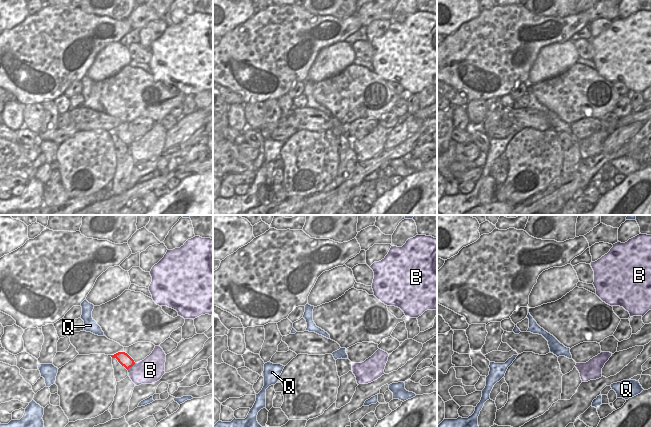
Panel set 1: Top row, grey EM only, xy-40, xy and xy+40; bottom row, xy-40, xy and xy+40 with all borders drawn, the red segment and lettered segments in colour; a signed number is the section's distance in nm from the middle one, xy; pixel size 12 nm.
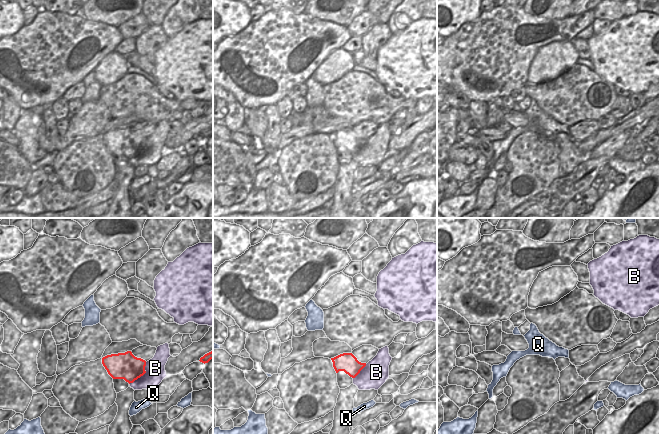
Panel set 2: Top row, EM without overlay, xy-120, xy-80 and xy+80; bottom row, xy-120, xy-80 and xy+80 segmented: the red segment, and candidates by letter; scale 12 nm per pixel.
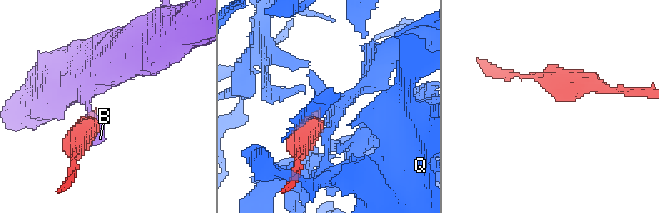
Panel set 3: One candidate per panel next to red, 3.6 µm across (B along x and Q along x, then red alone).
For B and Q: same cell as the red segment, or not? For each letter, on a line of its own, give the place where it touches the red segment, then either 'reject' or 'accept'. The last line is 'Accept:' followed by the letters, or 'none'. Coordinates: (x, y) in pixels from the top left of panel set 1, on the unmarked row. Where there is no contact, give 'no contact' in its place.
B: meets red in xy-40 at (131, 142); reject
Q: no contact; reject
Accept: none

